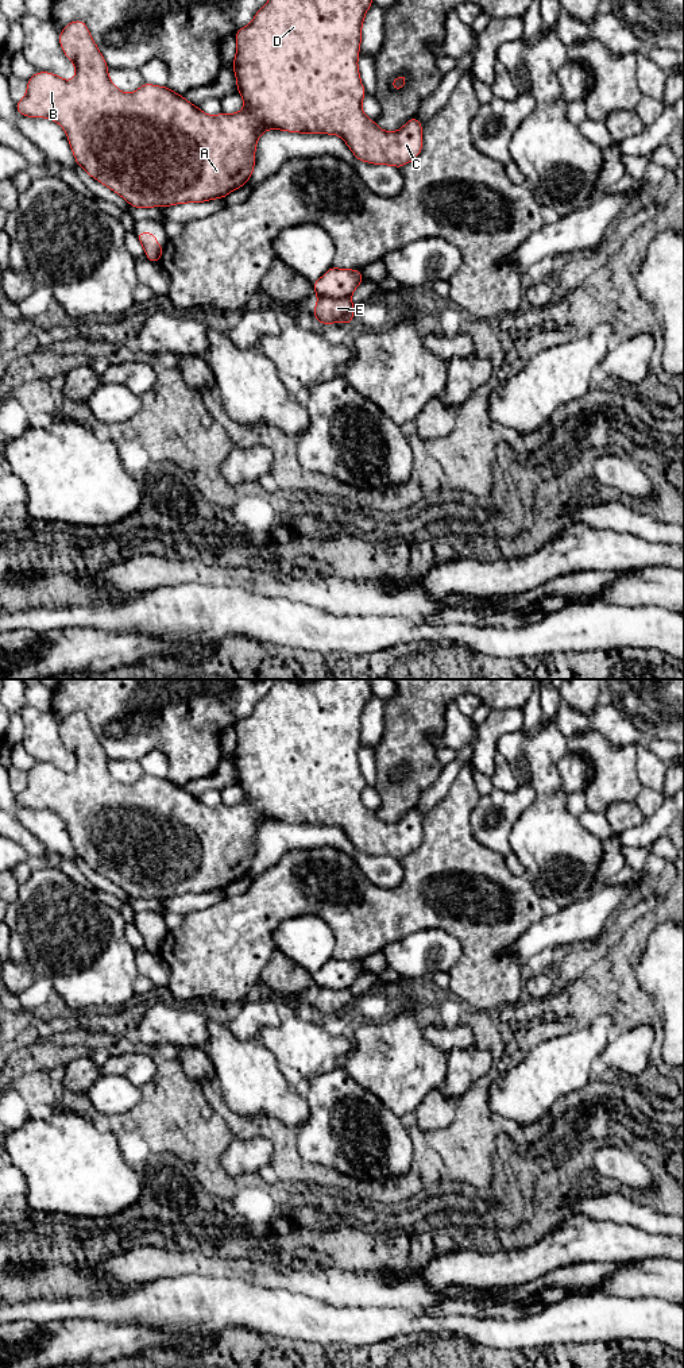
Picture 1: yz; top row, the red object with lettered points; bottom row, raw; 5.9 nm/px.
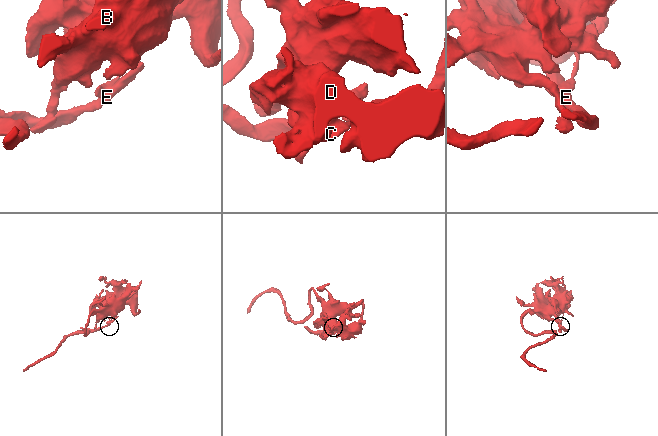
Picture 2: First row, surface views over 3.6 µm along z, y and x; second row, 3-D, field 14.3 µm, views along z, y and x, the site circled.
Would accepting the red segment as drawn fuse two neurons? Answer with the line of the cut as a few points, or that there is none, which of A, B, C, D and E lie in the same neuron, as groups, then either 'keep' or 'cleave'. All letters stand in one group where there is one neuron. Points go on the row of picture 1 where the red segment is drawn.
no cut | A B C D E | keep

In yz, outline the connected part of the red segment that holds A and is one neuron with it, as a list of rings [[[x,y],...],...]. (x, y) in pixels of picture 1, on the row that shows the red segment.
[[[268,0],[256,12],[255,18],[248,26],[235,32],[237,51],[231,66],[236,73],[236,92],[241,95],[244,101],[244,108],[237,113],[221,112],[216,116],[209,116],[204,113],[200,107],[190,104],[185,99],[185,96],[174,93],[170,88],[156,86],[147,82],[144,82],[134,93],[123,93],[109,80],[108,65],[103,58],[98,47],[93,42],[84,20],[70,22],[59,32],[61,49],[63,50],[65,55],[76,65],[76,77],[72,81],[65,81],[54,73],[36,72],[27,81],[26,96],[20,101],[15,103],[15,107],[22,116],[47,117],[57,122],[67,135],[67,140],[74,154],[76,163],[81,166],[90,177],[107,185],[111,190],[120,194],[130,205],[135,208],[170,207],[174,204],[204,203],[213,199],[224,199],[228,193],[239,189],[250,181],[250,177],[255,167],[255,147],[258,139],[266,130],[271,128],[302,134],[335,134],[344,139],[356,159],[374,165],[391,165],[399,169],[420,155],[424,144],[421,132],[422,123],[418,120],[418,117],[411,117],[399,131],[386,132],[380,130],[376,123],[368,119],[362,111],[362,100],[367,93],[360,81],[358,58],[362,43],[362,24],[367,9],[372,4],[372,0]]]

